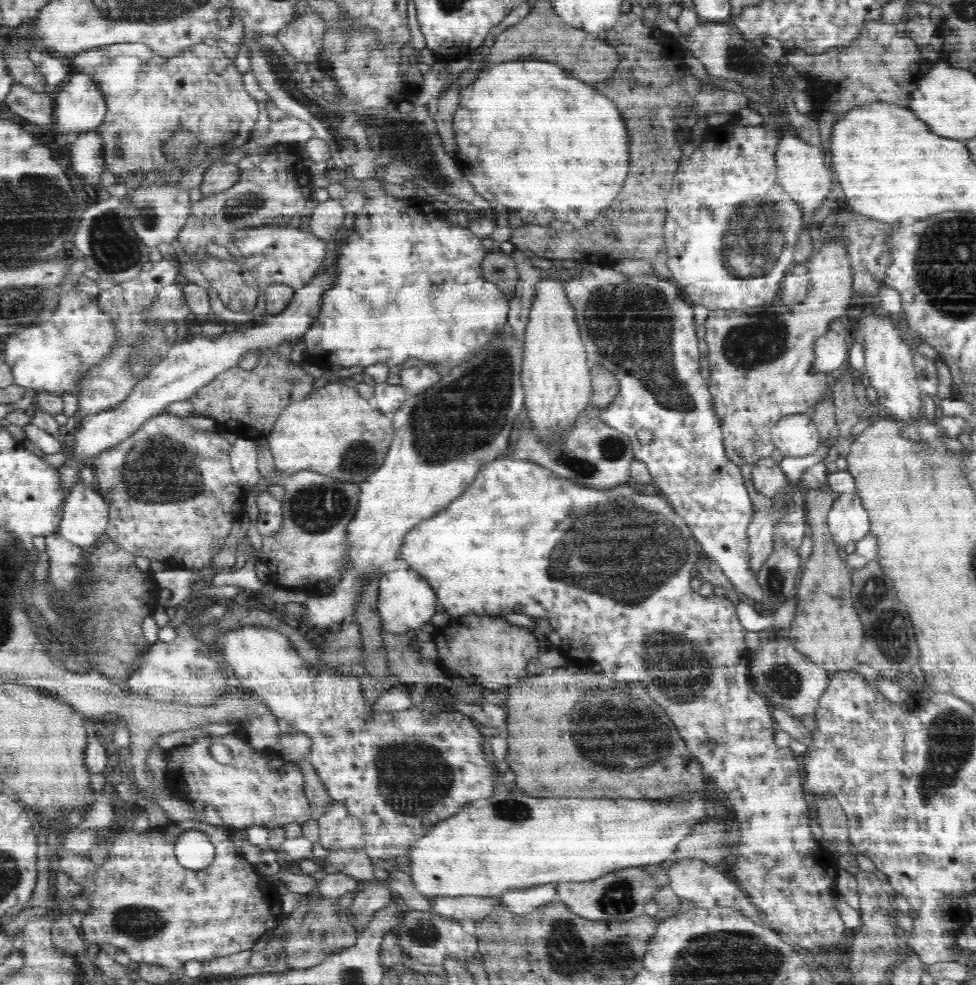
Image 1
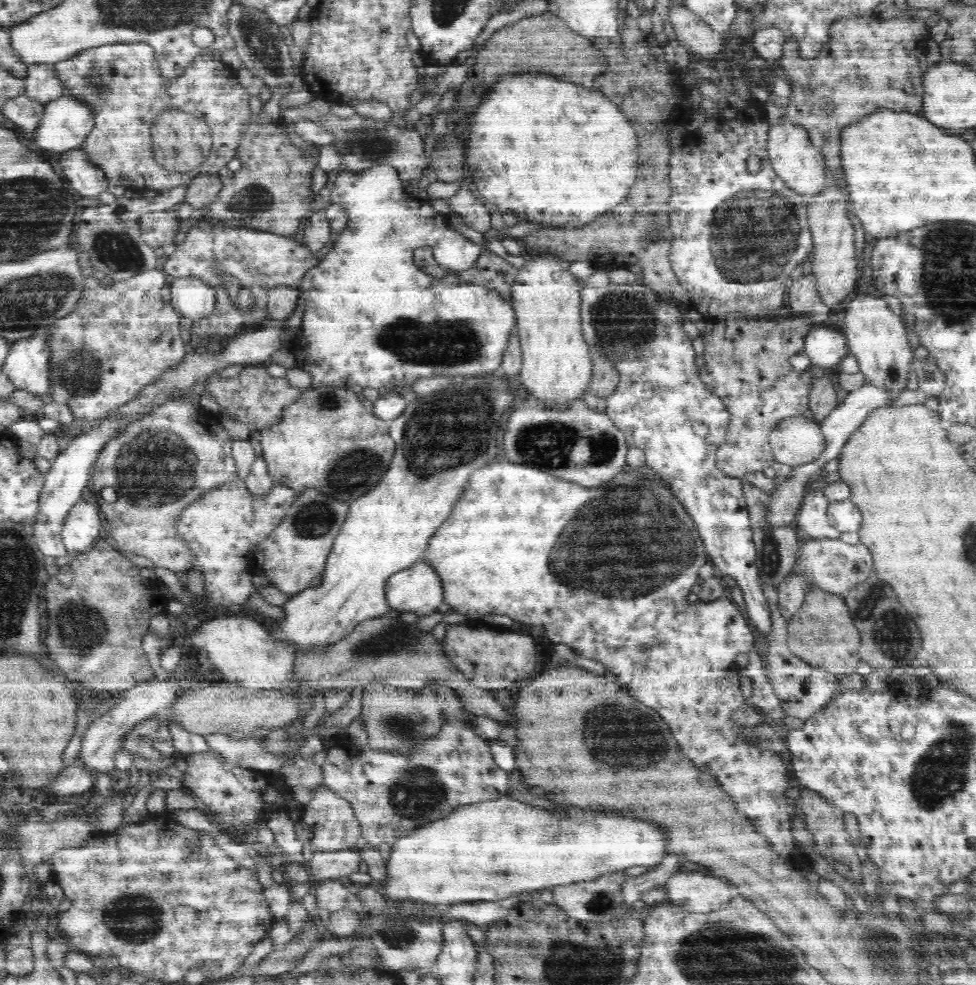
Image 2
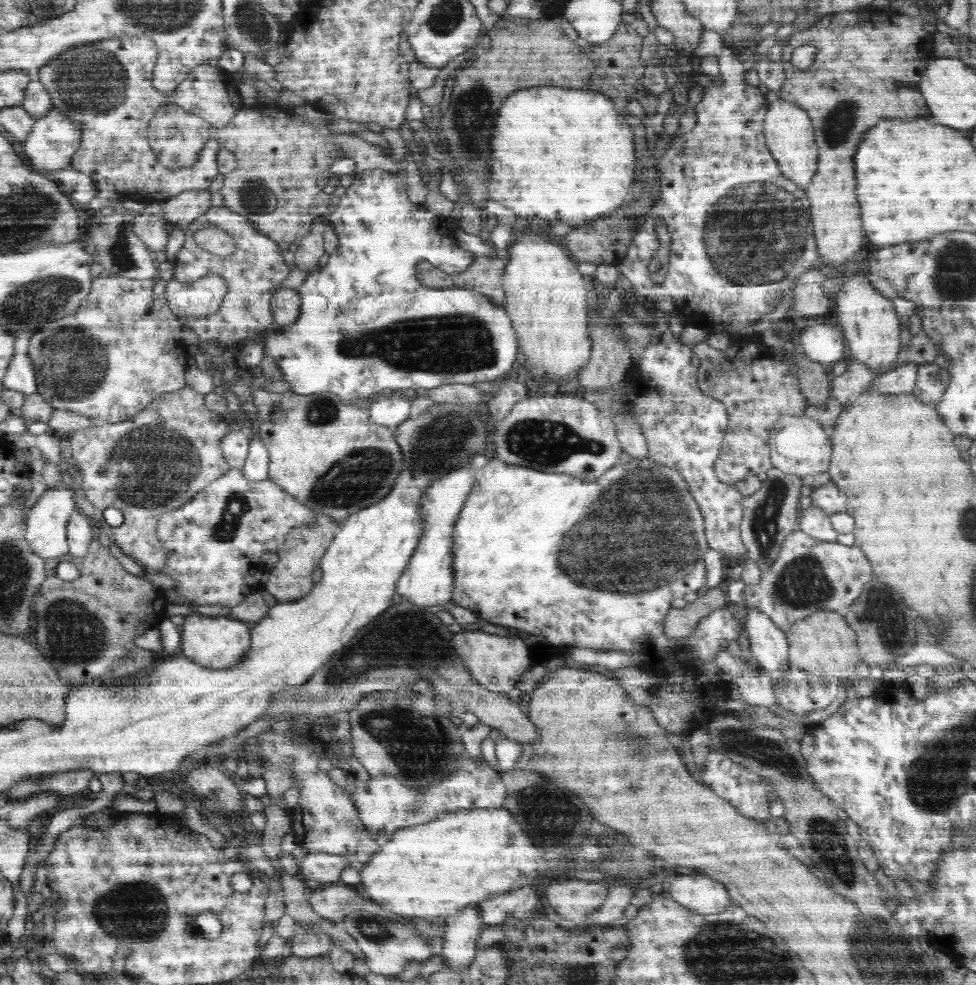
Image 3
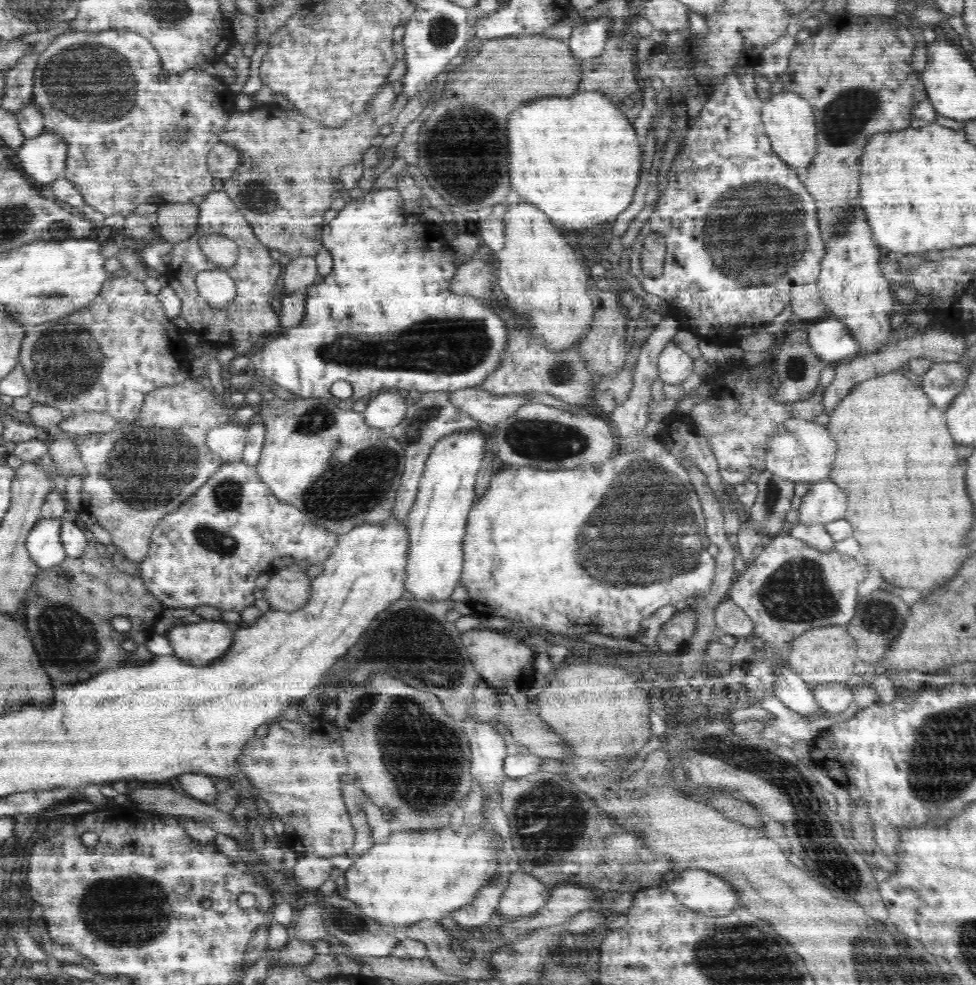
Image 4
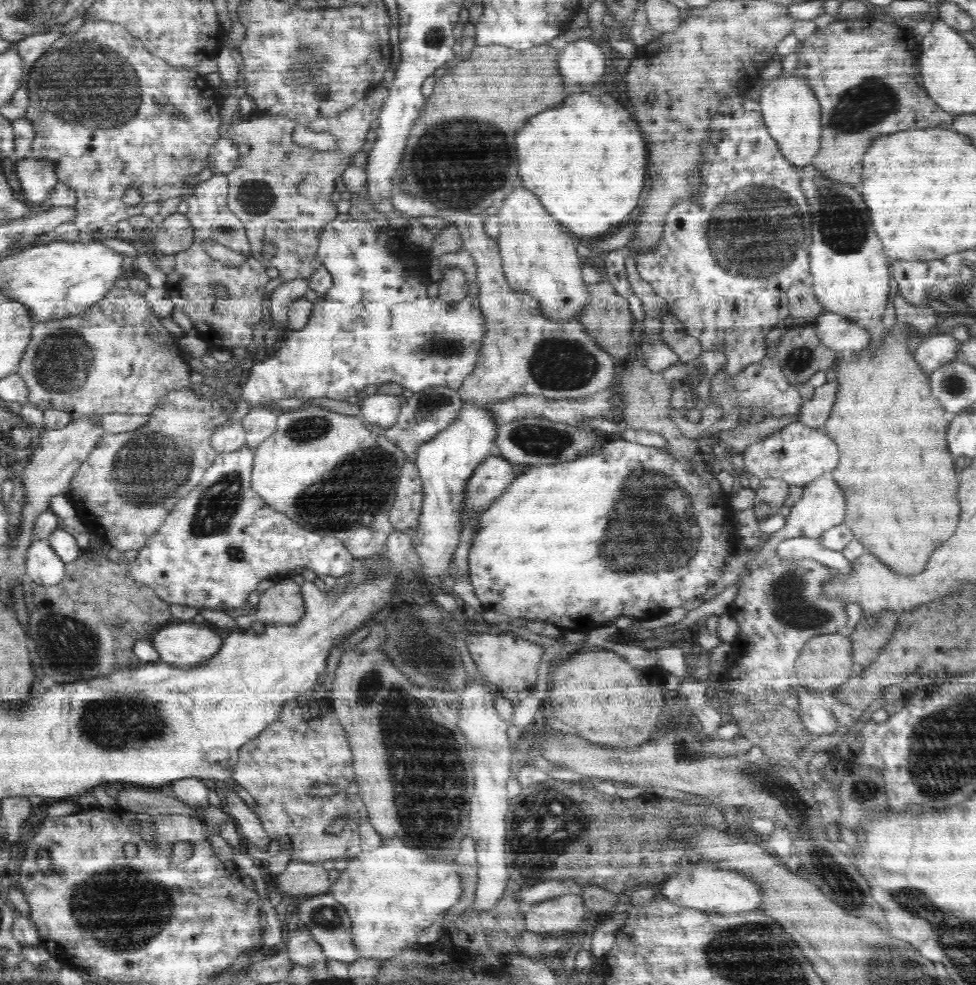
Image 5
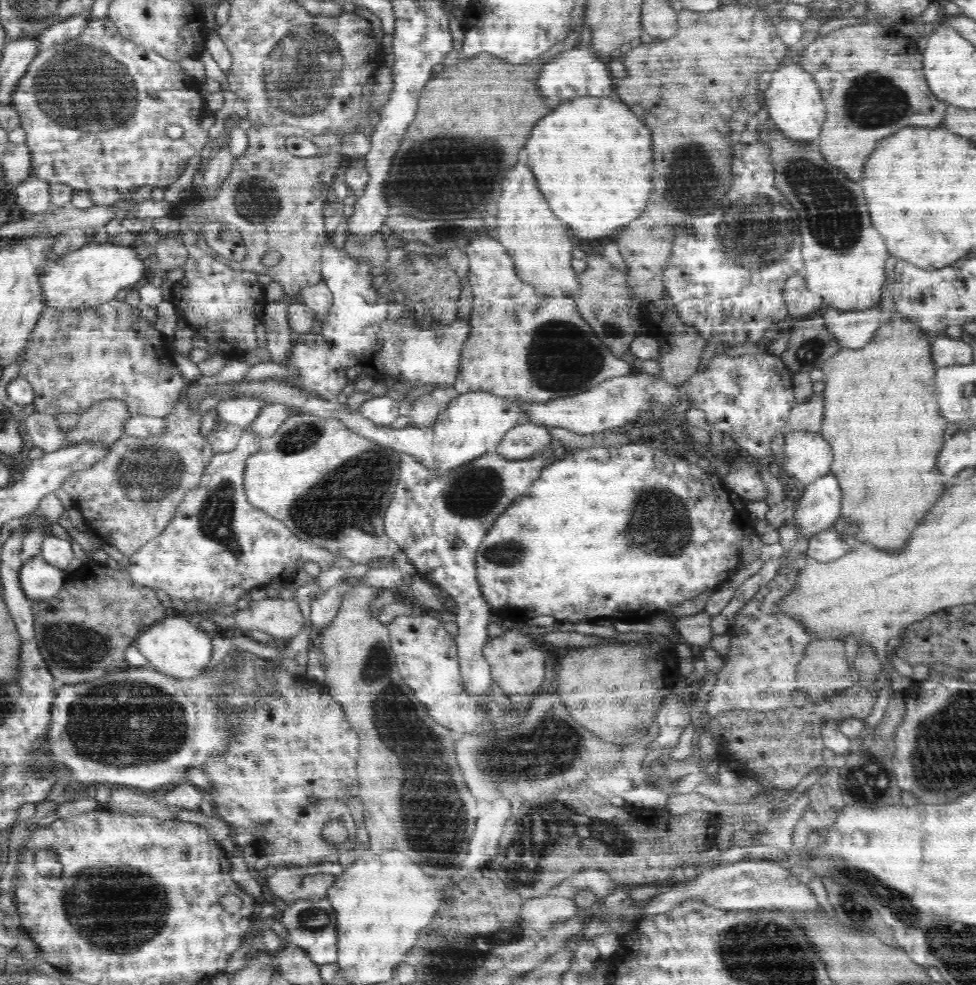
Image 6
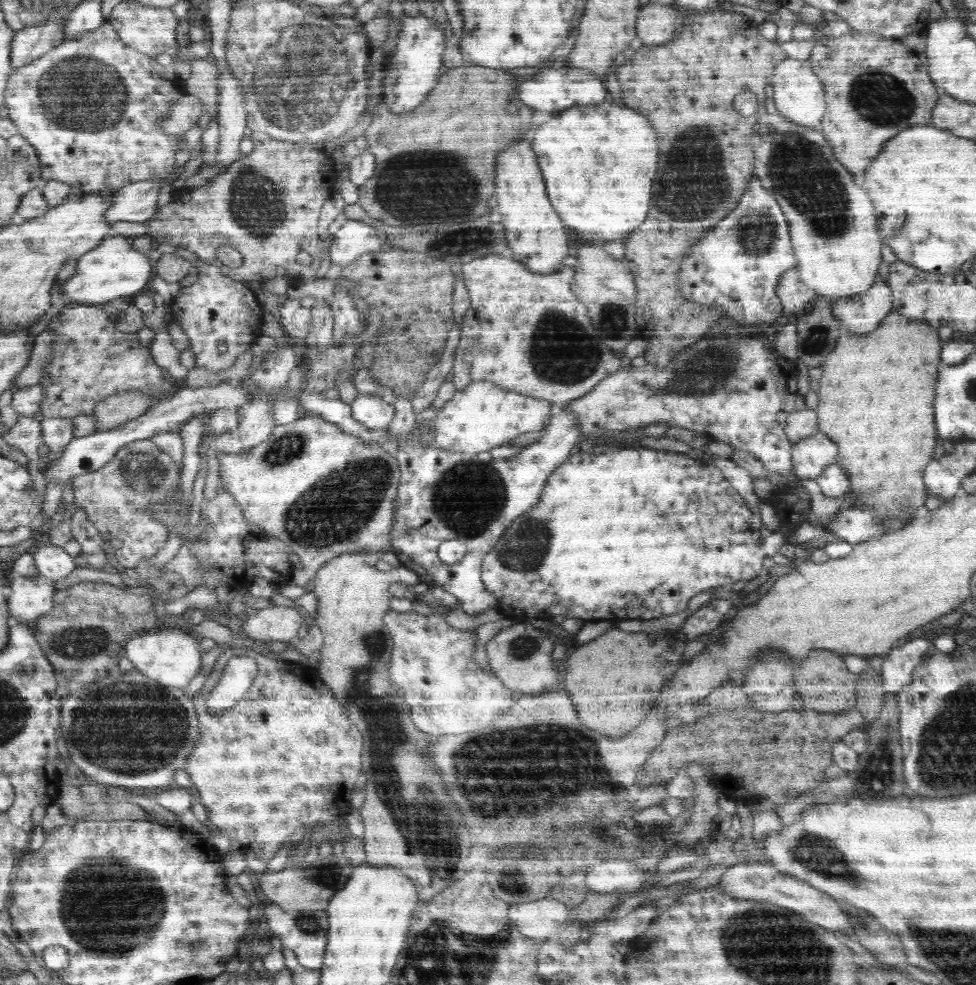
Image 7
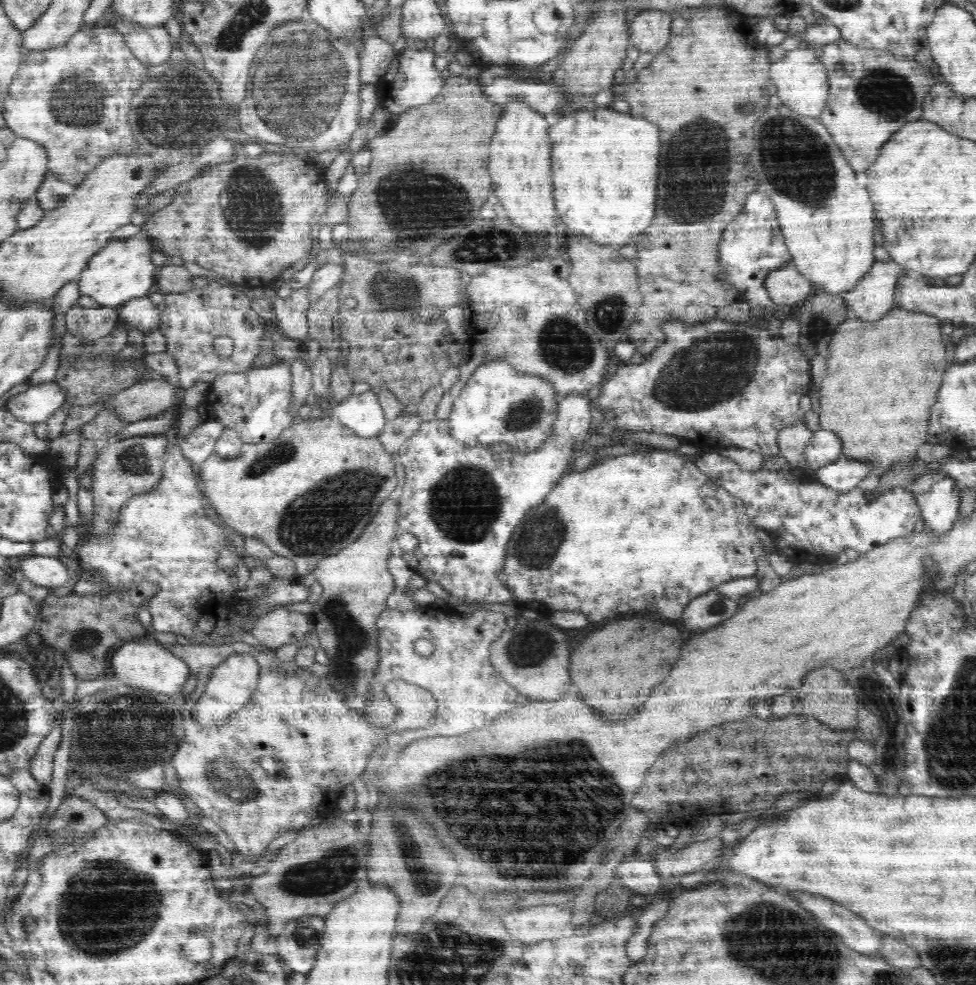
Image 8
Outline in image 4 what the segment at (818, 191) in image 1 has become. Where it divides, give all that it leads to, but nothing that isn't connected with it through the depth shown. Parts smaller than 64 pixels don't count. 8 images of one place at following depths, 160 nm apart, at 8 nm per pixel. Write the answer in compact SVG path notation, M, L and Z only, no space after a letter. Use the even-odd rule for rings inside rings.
M781 90L772 94L770 100L762 105L761 119L765 133L771 140L772 150L796 173L805 176L816 156L817 130L812 105L798 93Z

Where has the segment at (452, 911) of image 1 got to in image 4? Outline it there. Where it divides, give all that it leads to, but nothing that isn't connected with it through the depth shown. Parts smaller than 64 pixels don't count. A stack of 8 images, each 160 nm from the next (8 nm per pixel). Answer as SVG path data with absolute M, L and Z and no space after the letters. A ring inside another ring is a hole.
M516 872L510 876L510 884L499 901L496 914L505 922L515 921L538 912L546 906L551 892L536 878Z

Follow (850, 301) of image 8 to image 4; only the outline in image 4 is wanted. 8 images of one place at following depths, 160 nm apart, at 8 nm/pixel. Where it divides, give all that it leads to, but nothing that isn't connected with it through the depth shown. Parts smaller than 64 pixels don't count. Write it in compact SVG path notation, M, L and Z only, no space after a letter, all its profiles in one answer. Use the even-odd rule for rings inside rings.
M828 314L828 318L814 322L806 328L808 343L812 351L832 365L854 358L861 352L860 344L852 337L848 328Z

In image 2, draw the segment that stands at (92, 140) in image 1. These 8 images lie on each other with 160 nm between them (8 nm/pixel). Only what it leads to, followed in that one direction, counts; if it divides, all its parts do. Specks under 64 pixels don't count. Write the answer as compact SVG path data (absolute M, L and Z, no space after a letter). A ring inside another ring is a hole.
M78 148L68 150L60 156L64 156L60 160L64 180L78 194L92 198L92 196L98 196L100 192L107 189L108 184L104 171L99 166L88 162L85 152Z

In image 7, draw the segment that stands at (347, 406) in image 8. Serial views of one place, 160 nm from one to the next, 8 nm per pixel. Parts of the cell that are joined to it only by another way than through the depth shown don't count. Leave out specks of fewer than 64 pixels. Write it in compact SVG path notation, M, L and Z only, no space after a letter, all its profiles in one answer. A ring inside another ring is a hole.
M358 393L349 404L352 418L370 430L385 430L395 416L395 407L382 398Z

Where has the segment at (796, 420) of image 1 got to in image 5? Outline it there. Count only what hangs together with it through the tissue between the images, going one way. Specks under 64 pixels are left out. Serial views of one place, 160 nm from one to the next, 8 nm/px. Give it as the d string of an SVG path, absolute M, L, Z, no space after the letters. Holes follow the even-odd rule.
M792 422L784 428L776 428L770 436L766 436L762 440L747 446L741 453L742 460L744 460L744 468L751 477L758 478L758 480L764 480L764 478L780 478L784 480L788 485L804 486L816 480L820 475L824 473L830 474L838 464L838 447L837 444L827 435L826 429L812 429L800 423Z

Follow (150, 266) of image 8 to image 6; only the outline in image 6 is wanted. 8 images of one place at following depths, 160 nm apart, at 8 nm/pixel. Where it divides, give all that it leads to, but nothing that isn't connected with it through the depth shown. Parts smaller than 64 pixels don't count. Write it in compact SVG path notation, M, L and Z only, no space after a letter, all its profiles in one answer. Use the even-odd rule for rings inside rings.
M92 242L70 252L64 258L52 257L41 275L41 288L48 308L82 310L113 300L122 289L131 289L144 278L144 263L138 258L138 247Z

